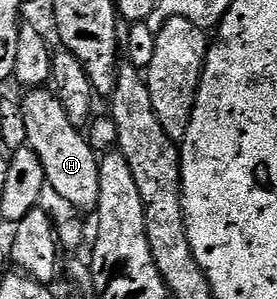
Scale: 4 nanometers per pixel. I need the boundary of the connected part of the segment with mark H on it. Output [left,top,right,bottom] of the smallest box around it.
[19,87,99,214]

